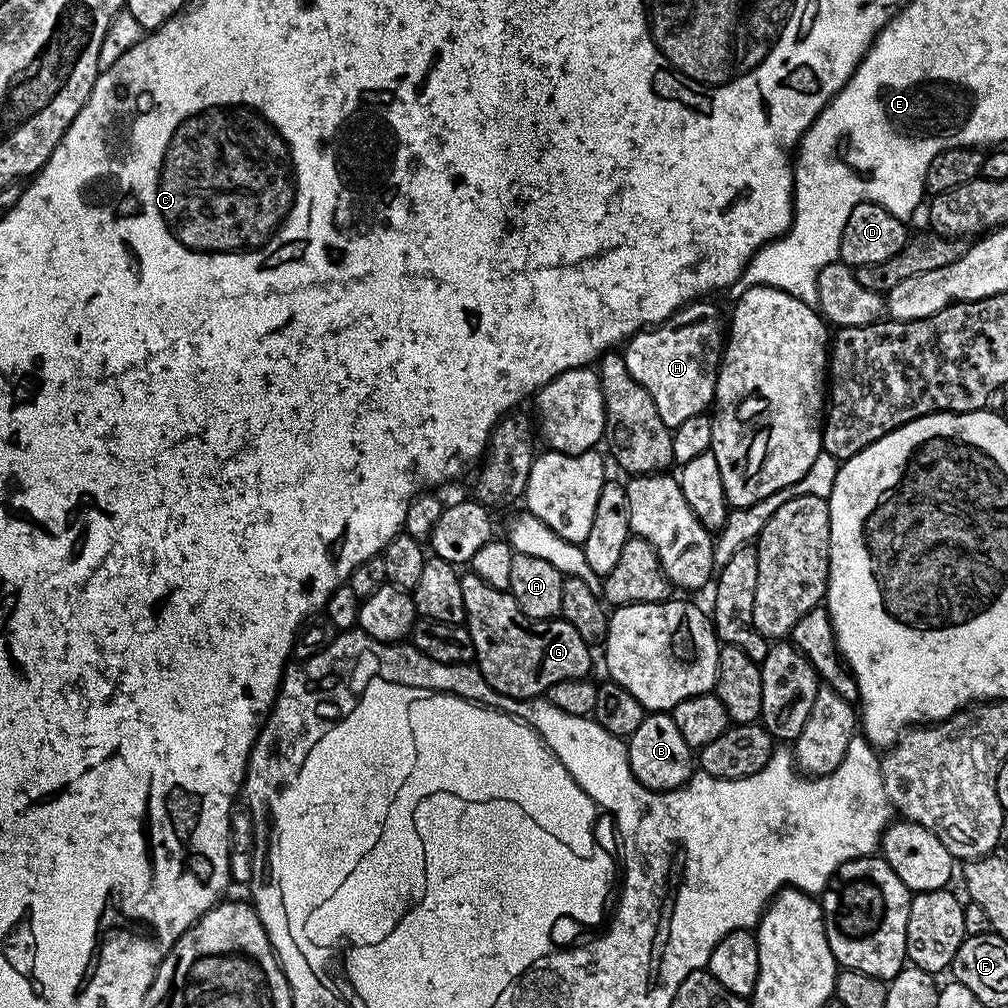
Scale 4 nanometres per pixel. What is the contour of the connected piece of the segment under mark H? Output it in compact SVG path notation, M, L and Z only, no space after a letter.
M708 302L679 308L669 320L637 332L622 348L626 370L654 398L662 422L673 430L686 418L707 413L716 398L716 376L726 343L726 316L714 305L704 303Z

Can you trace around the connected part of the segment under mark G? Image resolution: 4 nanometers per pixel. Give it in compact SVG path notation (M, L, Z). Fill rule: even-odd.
M468 570L461 575L462 602L466 602L464 624L474 638L475 667L494 689L515 696L543 696L563 680L583 680L592 668L593 649L563 618L531 620L518 610L512 593L490 586Z

